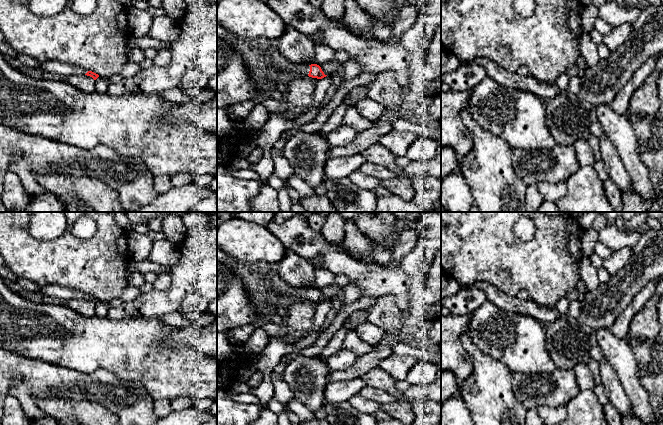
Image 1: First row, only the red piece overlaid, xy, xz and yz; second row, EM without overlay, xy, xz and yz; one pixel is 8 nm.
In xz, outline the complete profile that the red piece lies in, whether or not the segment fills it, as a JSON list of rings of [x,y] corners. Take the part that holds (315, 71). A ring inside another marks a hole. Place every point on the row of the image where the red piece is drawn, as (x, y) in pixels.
[[[274,45],[265,48],[263,55],[269,59],[271,64],[280,70],[285,70],[291,76],[309,76],[312,78],[322,79],[327,75],[324,74],[321,67],[317,64],[309,66],[298,66],[288,61]]]

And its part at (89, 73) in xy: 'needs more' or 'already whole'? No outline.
needs more

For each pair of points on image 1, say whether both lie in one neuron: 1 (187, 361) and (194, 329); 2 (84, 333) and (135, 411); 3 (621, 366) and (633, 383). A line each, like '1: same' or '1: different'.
1: different
2: different
3: same

